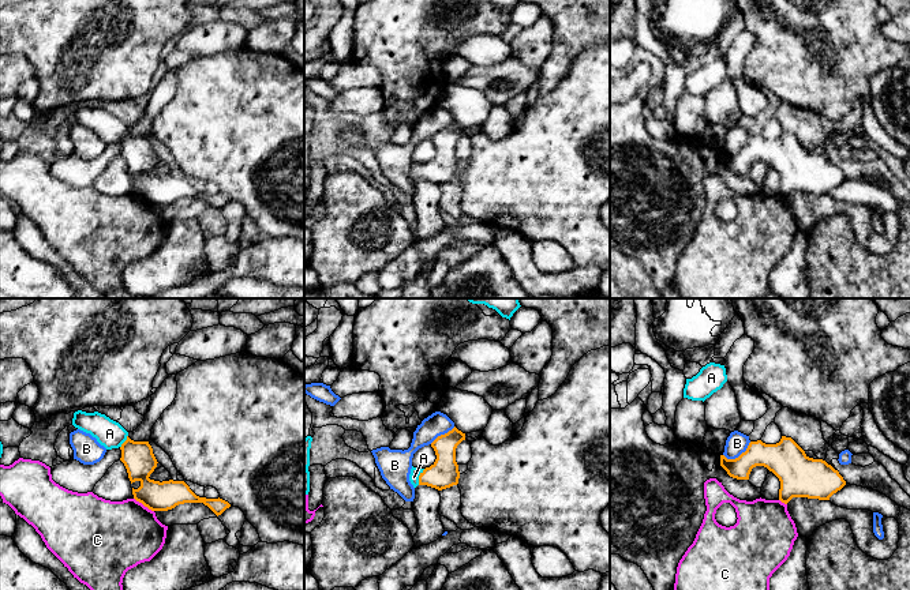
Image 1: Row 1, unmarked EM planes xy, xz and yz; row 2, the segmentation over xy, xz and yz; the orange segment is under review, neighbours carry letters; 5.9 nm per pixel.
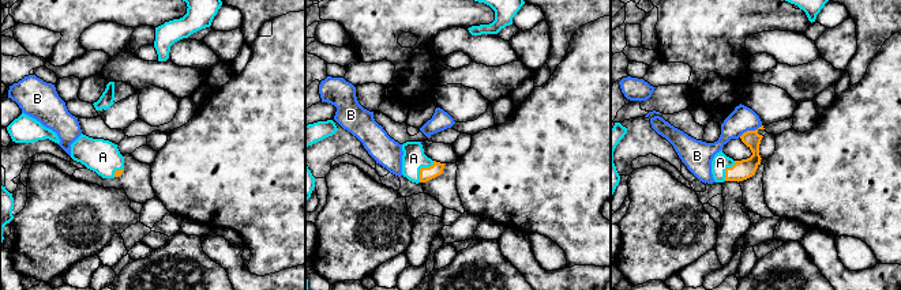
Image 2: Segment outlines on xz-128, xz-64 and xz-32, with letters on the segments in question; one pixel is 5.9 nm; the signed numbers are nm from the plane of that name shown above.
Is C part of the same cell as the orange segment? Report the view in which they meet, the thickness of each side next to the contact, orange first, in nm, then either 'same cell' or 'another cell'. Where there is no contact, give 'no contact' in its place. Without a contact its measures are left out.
contact in xy; calibres 180 and 420 nm; another cell

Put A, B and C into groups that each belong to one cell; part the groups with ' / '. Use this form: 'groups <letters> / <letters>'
groups A / B / C

